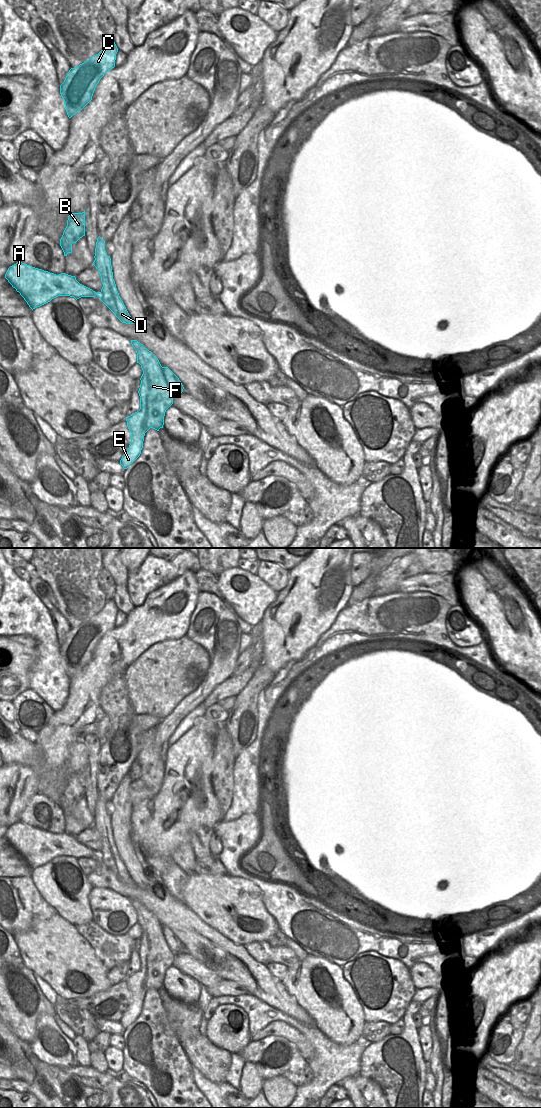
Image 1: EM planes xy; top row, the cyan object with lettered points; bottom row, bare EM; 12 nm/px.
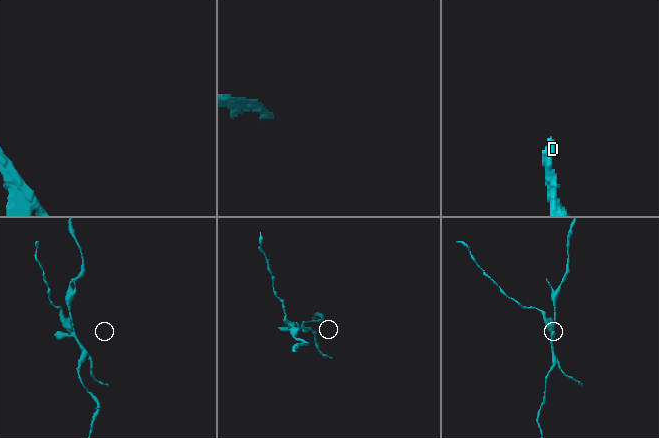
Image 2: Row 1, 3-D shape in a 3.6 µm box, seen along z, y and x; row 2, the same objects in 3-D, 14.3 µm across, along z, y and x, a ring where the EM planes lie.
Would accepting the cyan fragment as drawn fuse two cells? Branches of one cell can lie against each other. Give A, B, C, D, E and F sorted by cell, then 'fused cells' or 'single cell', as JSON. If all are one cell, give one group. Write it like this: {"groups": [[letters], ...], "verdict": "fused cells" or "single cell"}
{"groups": [["A", "B"], ["C", "D", "E", "F"]], "verdict": "fused cells"}

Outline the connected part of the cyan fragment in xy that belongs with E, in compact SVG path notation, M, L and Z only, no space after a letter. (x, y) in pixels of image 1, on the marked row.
M131 340L131 344L136 350L137 363L141 365L143 374L140 378L141 384L138 391L140 396L140 409L126 418L127 427L131 433L131 443L120 460L120 464L124 469L127 469L140 456L145 433L150 428L157 431L163 428L165 412L173 404L173 398L176 394L167 384L163 367L158 358L137 340Z

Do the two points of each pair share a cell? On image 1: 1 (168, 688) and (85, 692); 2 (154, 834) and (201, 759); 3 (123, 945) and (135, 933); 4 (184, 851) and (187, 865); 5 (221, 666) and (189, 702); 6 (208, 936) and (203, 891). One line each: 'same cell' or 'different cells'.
1: different cells
2: same cell
3: different cells
4: same cell
5: same cell
6: different cells

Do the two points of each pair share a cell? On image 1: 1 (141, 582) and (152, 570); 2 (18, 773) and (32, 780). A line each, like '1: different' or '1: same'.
1: same
2: same

